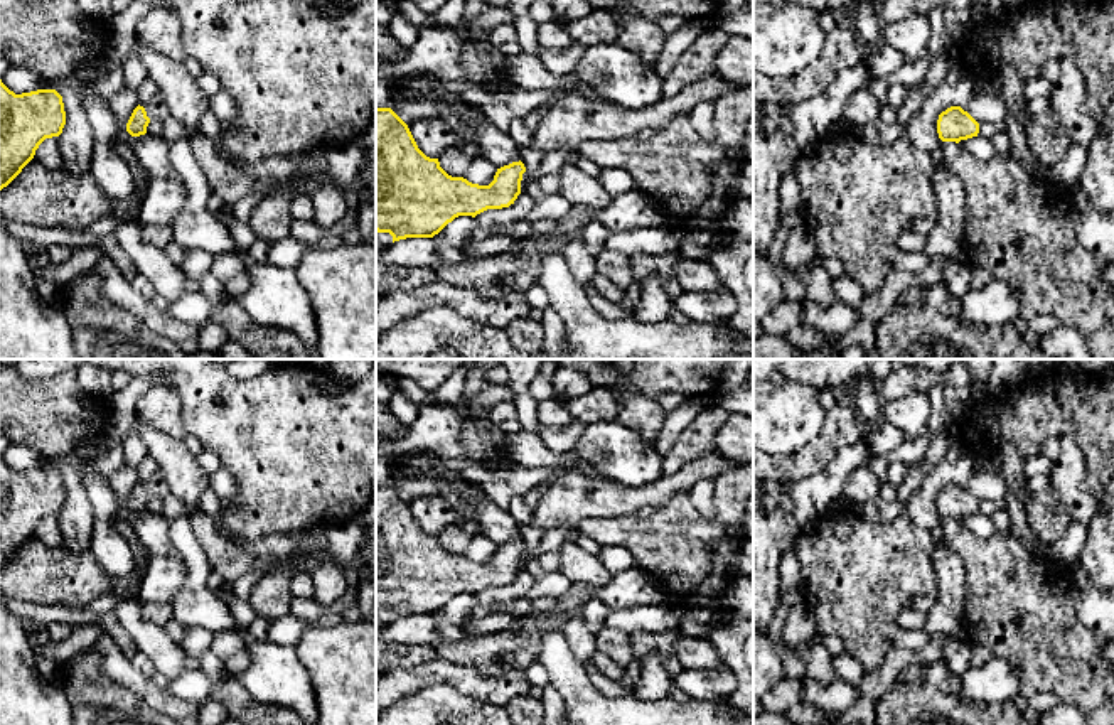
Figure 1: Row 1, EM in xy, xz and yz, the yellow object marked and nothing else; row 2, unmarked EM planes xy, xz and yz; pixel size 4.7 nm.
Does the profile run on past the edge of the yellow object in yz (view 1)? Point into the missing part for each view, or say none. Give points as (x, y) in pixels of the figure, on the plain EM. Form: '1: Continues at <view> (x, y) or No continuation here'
1: No continuation here

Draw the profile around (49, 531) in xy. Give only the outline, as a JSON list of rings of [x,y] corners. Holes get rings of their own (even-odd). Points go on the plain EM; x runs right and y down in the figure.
[[[52,514],[52,516],[46,516],[39,526],[35,528],[34,536],[39,541],[44,541],[49,546],[61,546],[62,545],[62,533],[61,533],[61,526],[59,526],[59,516]]]

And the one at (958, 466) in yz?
[[[956,442],[944,460],[924,477],[919,489],[905,501],[905,514],[932,531],[942,523],[937,511],[939,492],[951,484],[967,482],[974,470],[974,455],[961,442]]]

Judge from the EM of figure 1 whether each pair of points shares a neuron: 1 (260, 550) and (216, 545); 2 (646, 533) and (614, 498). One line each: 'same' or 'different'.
1: same
2: different

